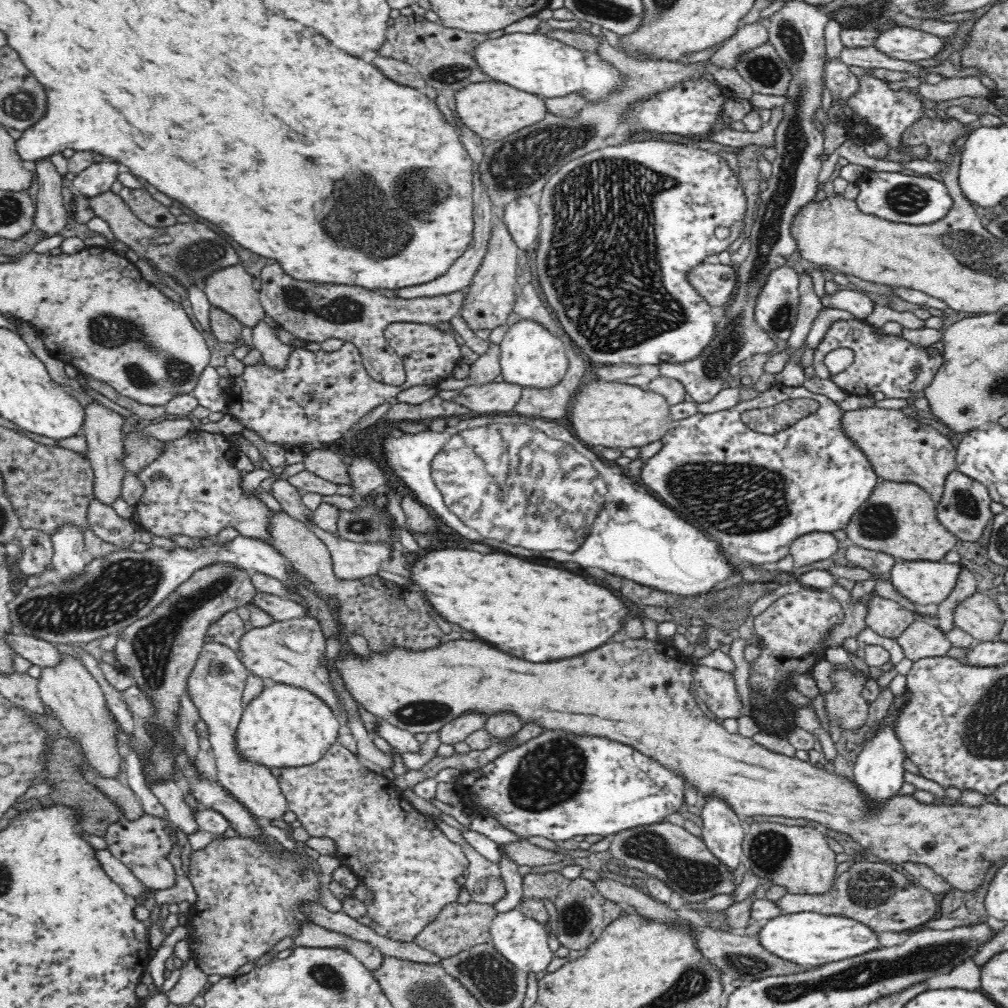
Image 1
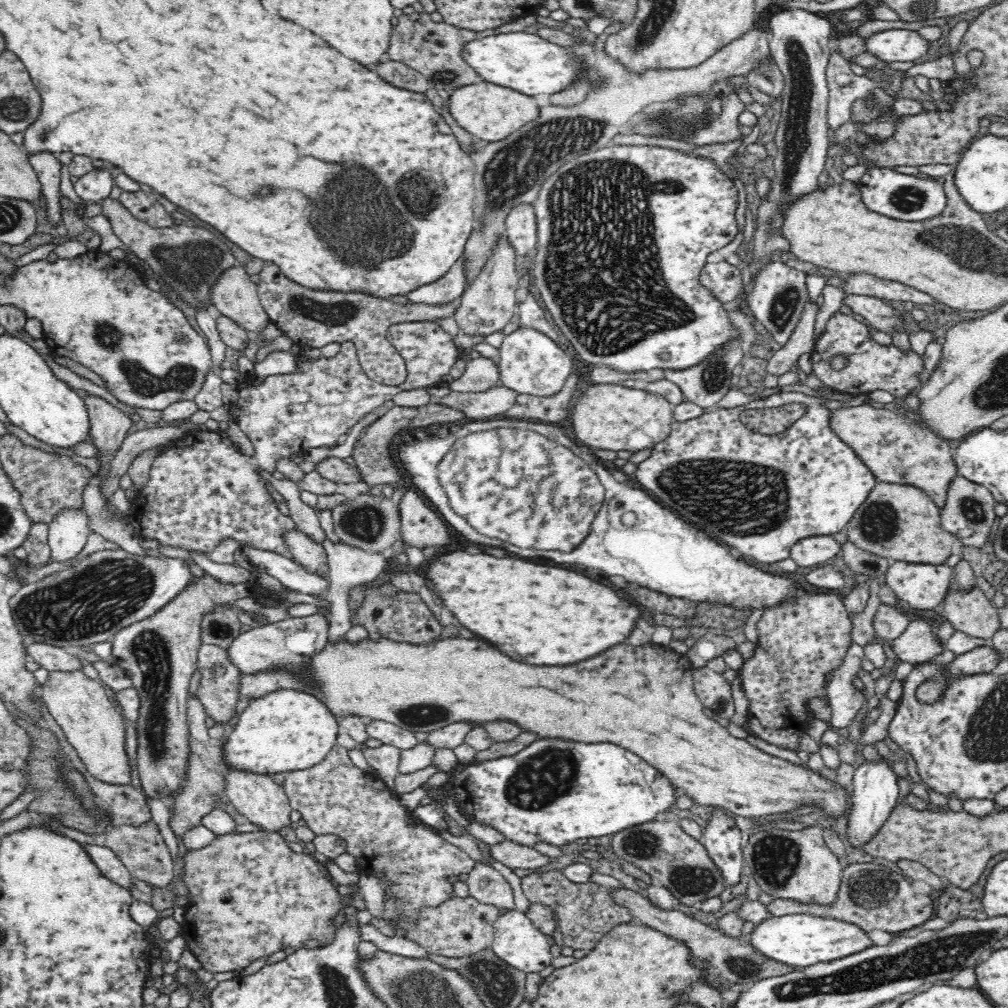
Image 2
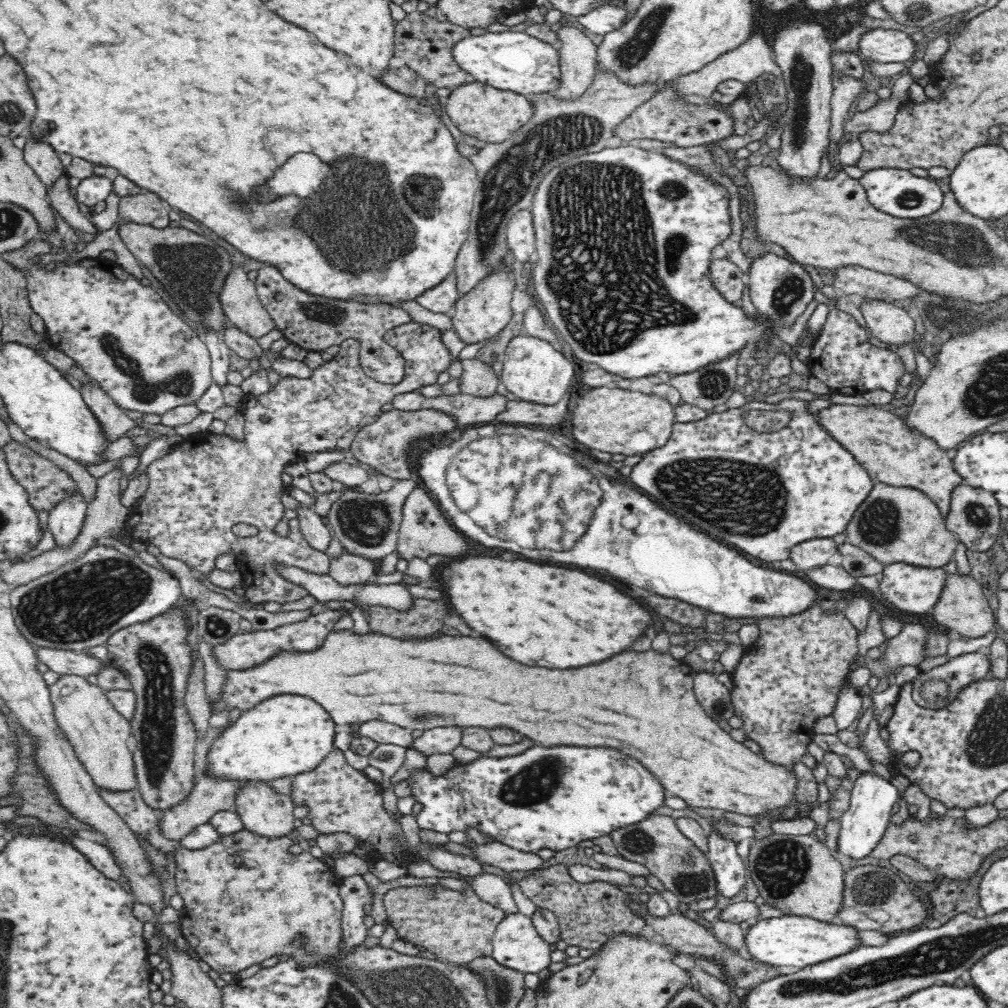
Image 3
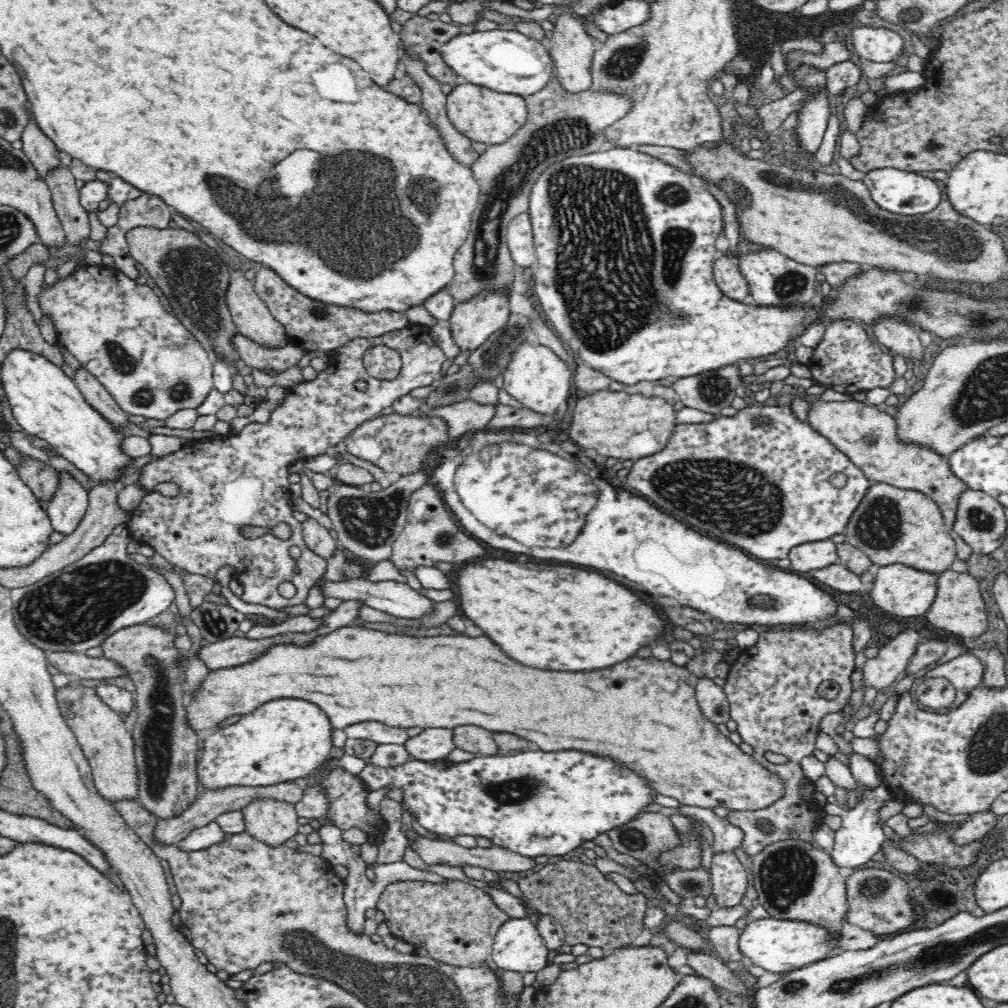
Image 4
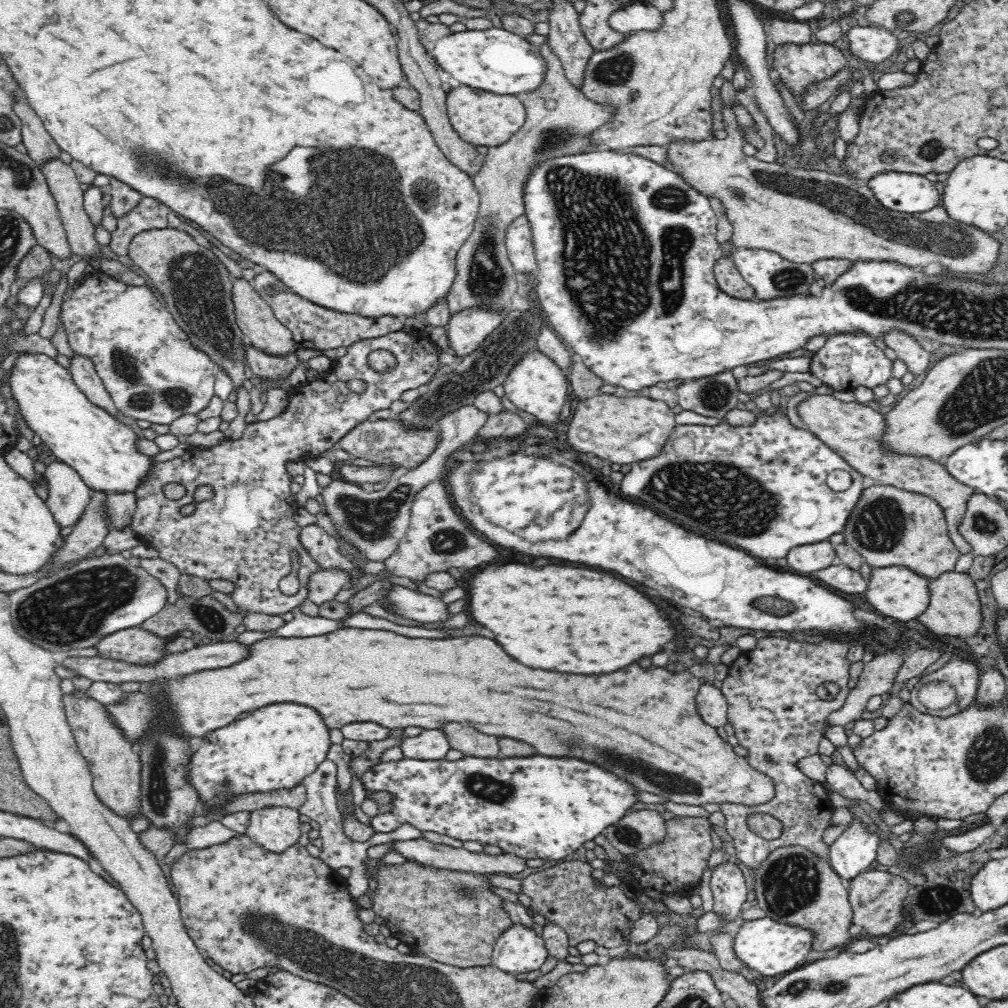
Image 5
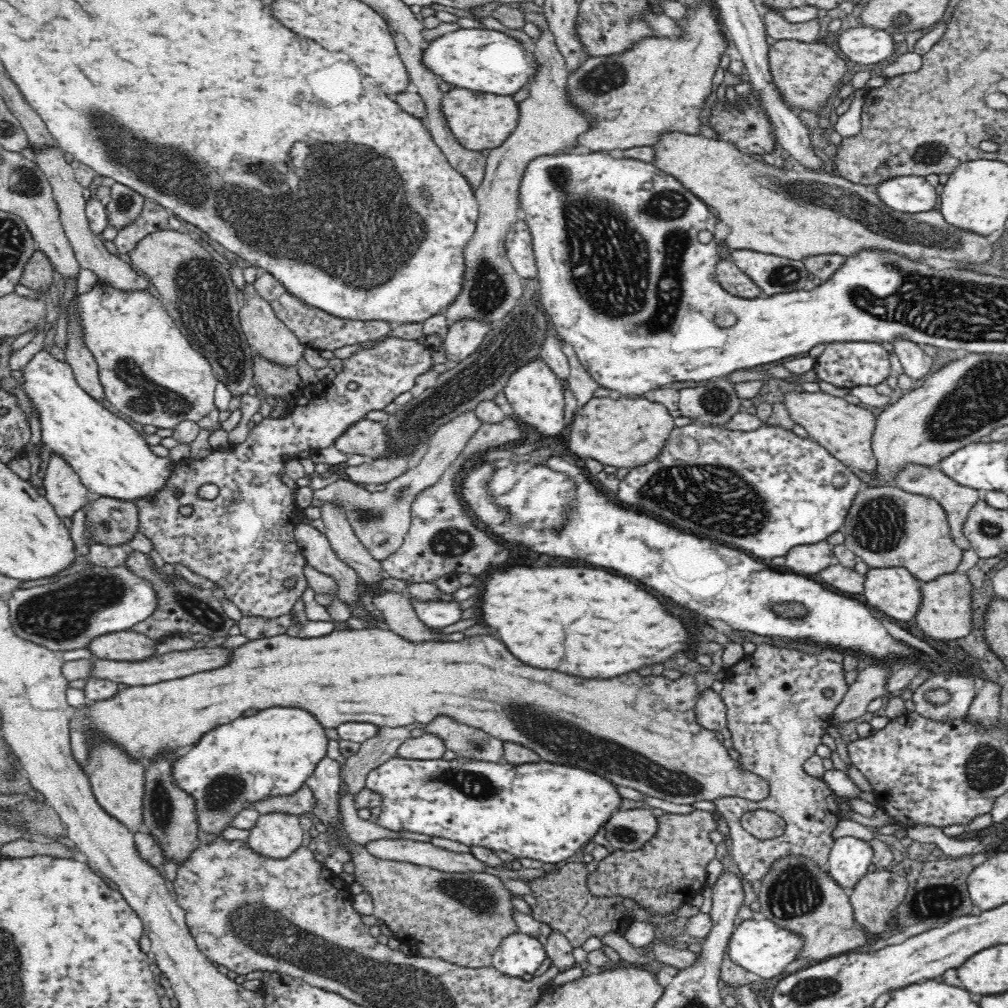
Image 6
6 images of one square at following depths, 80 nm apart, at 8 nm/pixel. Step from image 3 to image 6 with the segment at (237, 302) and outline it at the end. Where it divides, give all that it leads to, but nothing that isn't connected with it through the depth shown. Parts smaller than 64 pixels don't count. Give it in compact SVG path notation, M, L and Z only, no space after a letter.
M244 284L242 290L238 289L238 296L240 300L238 319L252 350L270 362L282 366L296 366L305 349L300 339L280 321L270 303L257 294L253 284Z

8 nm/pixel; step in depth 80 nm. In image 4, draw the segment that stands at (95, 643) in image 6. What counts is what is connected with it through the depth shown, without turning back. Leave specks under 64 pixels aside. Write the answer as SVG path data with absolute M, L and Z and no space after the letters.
M135 625L118 630L102 642L104 657L126 671L135 685L135 708L130 729L135 742L138 773L138 798L144 808L159 819L180 814L198 796L196 751L198 736L189 725L182 702L184 682L181 678L189 663L187 654L176 646L178 635L158 625Z

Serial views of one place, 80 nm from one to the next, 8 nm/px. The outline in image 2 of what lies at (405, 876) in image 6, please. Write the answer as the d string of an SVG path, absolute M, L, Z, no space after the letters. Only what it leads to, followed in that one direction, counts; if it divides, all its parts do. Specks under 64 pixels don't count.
M456 895L451 897L438 908L424 908L414 924L404 923L401 927L409 932L406 937L430 954L448 958L470 956L478 950L491 948L494 940L493 924L502 912L493 905L477 902L471 896L464 900Z

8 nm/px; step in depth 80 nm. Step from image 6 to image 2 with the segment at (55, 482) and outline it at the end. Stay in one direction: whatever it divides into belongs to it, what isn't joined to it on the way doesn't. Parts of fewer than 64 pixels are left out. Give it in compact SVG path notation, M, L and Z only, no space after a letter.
M64 509L49 522L48 542L51 548L51 560L66 562L78 560L78 555L90 536L86 511Z

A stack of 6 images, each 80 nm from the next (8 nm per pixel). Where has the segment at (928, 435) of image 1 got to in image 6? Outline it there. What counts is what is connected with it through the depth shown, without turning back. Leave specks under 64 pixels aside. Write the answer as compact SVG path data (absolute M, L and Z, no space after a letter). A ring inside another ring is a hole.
M790 391L785 394L785 407L792 421L804 427L809 437L824 446L832 456L853 470L864 471L866 475L877 473L877 460L872 450L872 435L878 424L874 412L866 409L862 404L849 404L842 397L819 391L799 393ZM913 462L904 464L902 470L890 480L889 484L912 494L920 494L936 499L946 511L947 521L950 527L950 536L954 543L956 543L956 546L960 547L963 551L971 548L970 541L964 536L962 528L964 522L966 522L968 512L970 512L970 509L974 506L974 502L983 496L983 493L969 486L958 484L953 478L944 474L938 466L924 466L923 464L913 464Z

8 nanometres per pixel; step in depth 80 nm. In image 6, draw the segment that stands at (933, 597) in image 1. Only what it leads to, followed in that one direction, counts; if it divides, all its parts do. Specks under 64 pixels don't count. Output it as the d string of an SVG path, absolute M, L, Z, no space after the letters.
M884 567L870 568L865 575L864 596L870 606L876 607L878 613L887 618L896 618L896 620L914 620L916 613L920 610L922 602L921 593L922 581L918 580L909 570L904 568Z

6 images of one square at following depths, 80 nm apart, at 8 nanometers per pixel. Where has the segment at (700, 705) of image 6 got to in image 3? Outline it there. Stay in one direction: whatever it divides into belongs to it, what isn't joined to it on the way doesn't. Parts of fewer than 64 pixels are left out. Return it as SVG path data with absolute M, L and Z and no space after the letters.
M709 671L694 673L693 690L700 705L715 720L727 720L735 714L731 691Z

